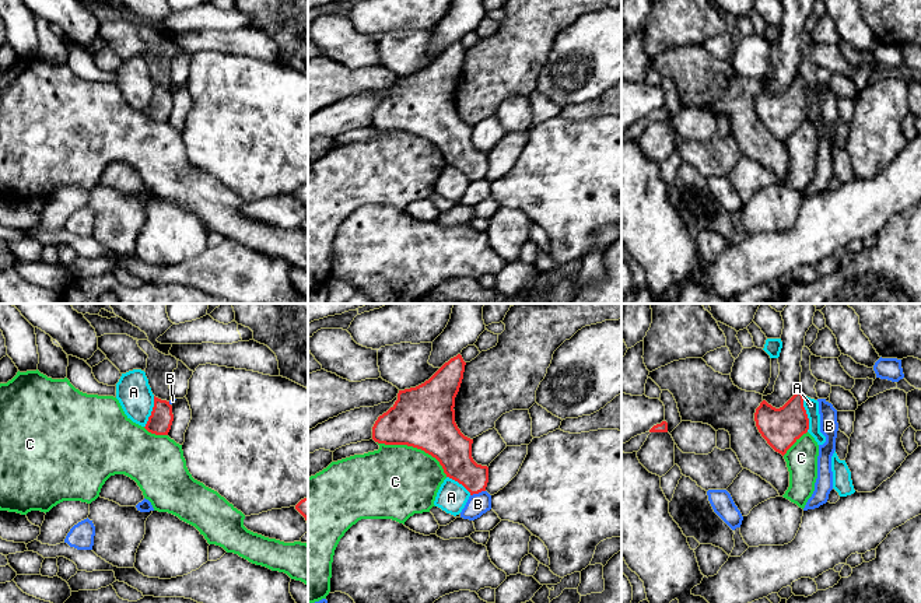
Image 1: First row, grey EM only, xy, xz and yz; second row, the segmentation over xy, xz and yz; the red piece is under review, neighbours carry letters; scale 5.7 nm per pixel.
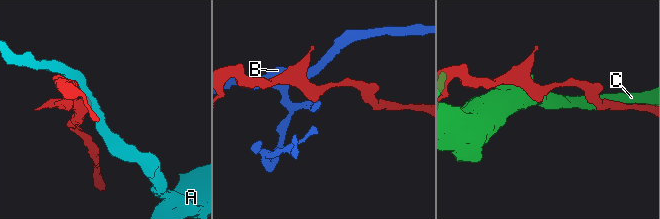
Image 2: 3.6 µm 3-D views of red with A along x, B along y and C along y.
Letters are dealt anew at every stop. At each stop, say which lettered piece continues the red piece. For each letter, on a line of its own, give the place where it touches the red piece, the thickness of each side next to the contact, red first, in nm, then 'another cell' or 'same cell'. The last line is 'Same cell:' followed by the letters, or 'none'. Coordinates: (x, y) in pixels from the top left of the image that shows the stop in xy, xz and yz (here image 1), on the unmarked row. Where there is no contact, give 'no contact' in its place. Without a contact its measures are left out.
A: meets red in yz at (805, 100); 220 nm thick on the red side, 80 nm on the other; another cell
B: meets red in xz at (477, 179); 190 nm thick on the red side, 130 nm on the other; another cell
C: meets red in xz at (415, 133); 360 nm thick on the red side, 420 nm on the other; another cell
Same cell: none

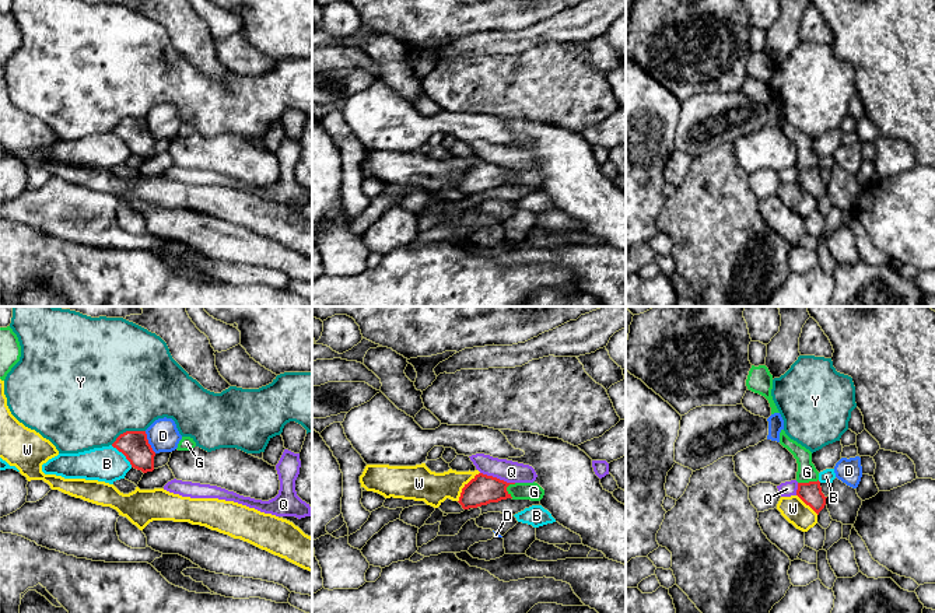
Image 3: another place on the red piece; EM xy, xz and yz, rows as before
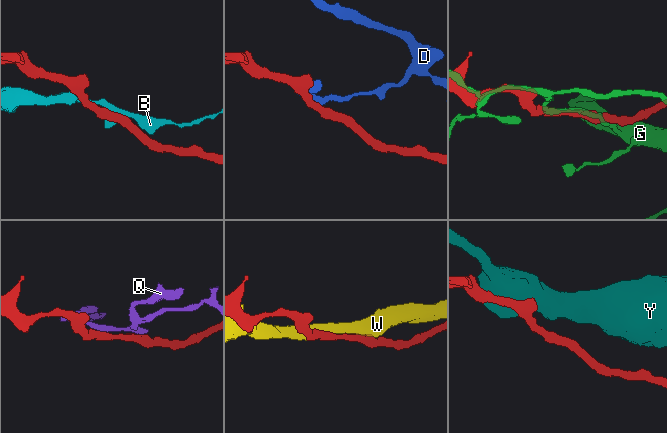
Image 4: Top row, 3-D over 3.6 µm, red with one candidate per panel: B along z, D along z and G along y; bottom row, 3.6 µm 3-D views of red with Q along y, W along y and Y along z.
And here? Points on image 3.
B: meets red in xy at (123, 140); 160 nm thick on the red side, 200 nm on the other; another cell
D: meets red in xy at (147, 129); 160 nm thick on the red side, 180 nm on the other; another cell
G: meets red in xz at (505, 177); 170 nm thick on the red side, 100 nm on the other; another cell
Q: meets red in xz at (496, 164); 170 nm thick on the red side, 130 nm on the other; another cell
W: meets red in xz at (464, 174); 170 nm thick on the red side, 190 nm on the other; another cell
Y: meets red in xy at (128, 118); 160 nm thick on the red side, 500 nm on the other; another cell
Same cell: none

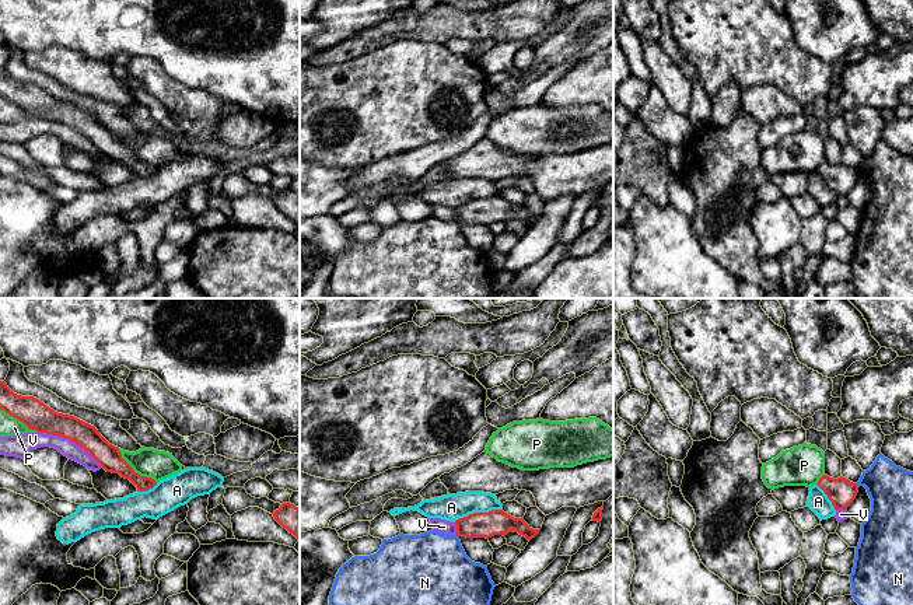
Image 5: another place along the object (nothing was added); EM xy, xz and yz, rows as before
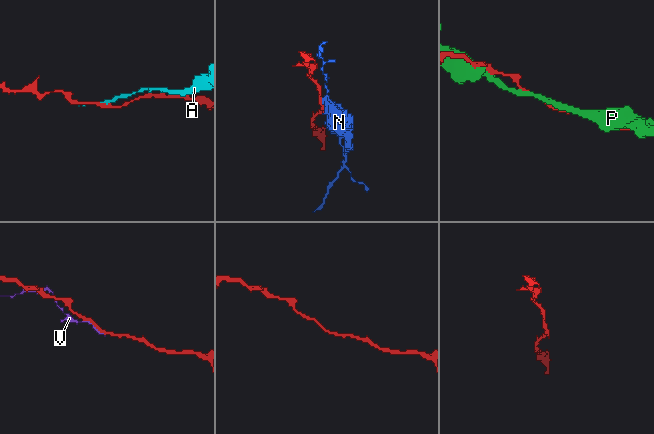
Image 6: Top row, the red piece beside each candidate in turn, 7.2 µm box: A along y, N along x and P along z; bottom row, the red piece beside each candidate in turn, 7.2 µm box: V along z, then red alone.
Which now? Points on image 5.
A: meets red in xz at (476, 199); 140 nm thick on the red side, 160 nm on the other; another cell
N: meets red in yz at (856, 171); 160 nm thick on the red side, 260 nm on the other; another cell
P: meets red in xy at (133, 157); 140 nm thick on the red side, 170 nm on the other; another cell
V: meets red in xy at (74, 128); 160 nm thick on the red side, 100 nm on the other; another cell
Same cell: none

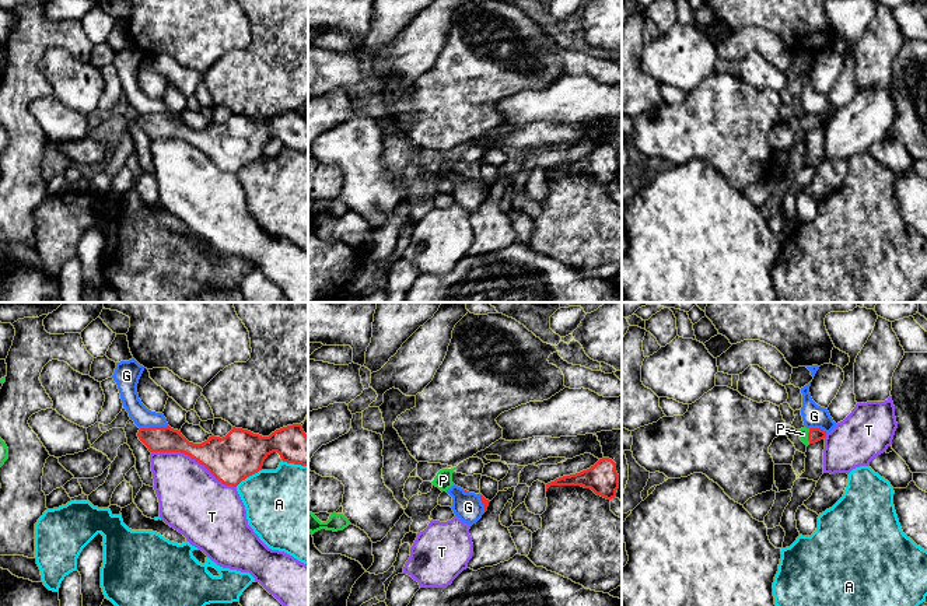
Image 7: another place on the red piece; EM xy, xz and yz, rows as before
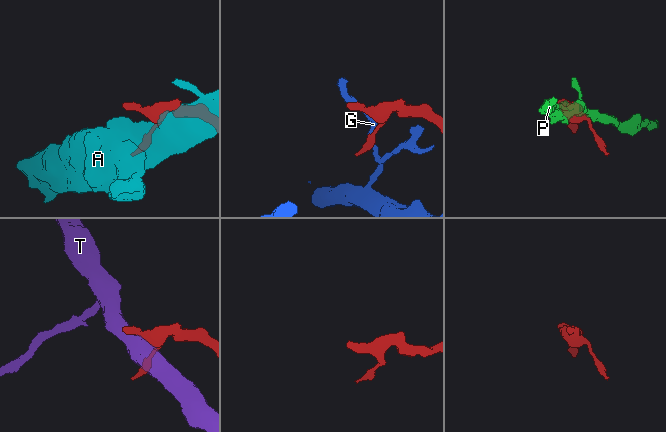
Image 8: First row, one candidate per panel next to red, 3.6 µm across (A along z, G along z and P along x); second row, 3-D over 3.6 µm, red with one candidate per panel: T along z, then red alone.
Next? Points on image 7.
A: meets red in xy at (248, 163); 280 nm thick on the red side, 400 nm on the other; another cell
G: meets red in xy at (153, 114); 140 nm thick on the red side, 120 nm on the other; another cell
P: meets red in yz at (808, 122); 80 nm thick on the red side, 60 nm on the other; same cell
T: meets red in xy at (193, 144); 280 nm thick on the red side, 380 nm on the other; another cell
Same cell: P

